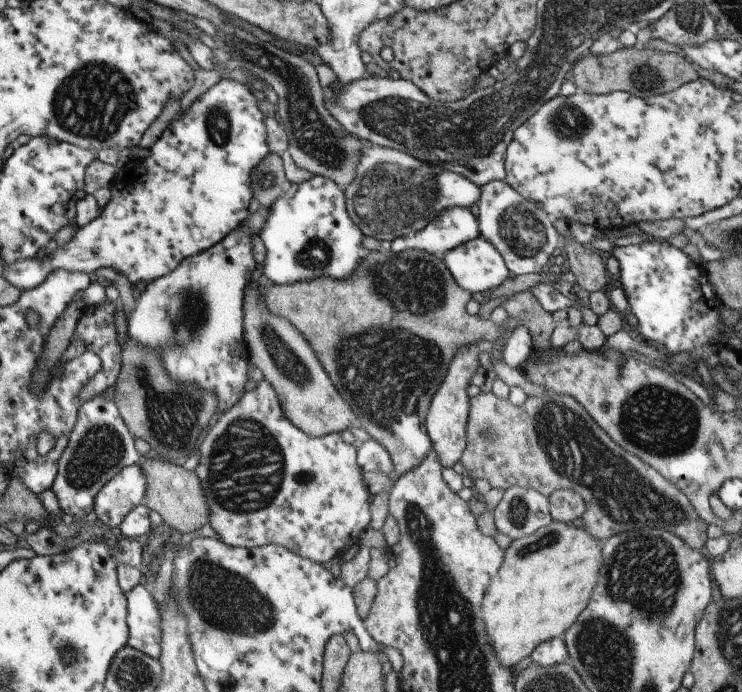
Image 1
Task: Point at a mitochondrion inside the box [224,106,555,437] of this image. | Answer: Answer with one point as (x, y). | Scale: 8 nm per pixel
(370, 376)

